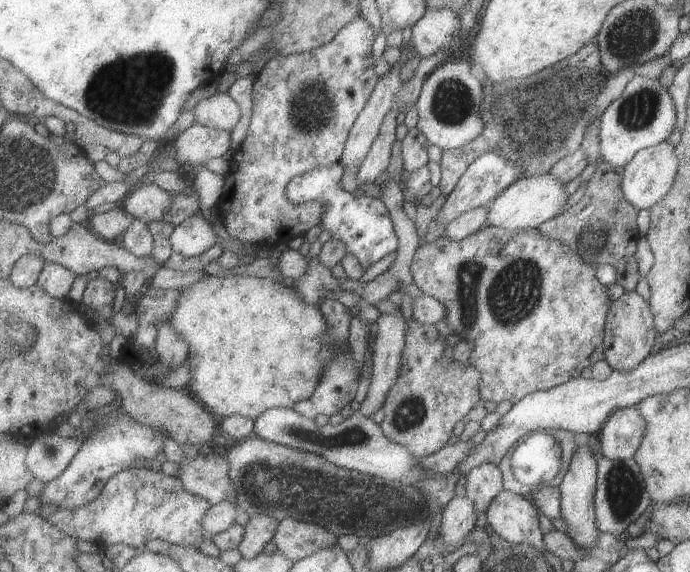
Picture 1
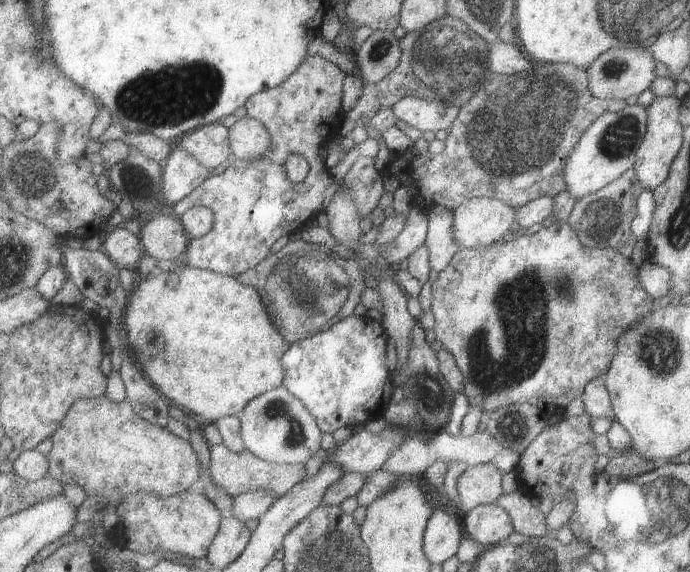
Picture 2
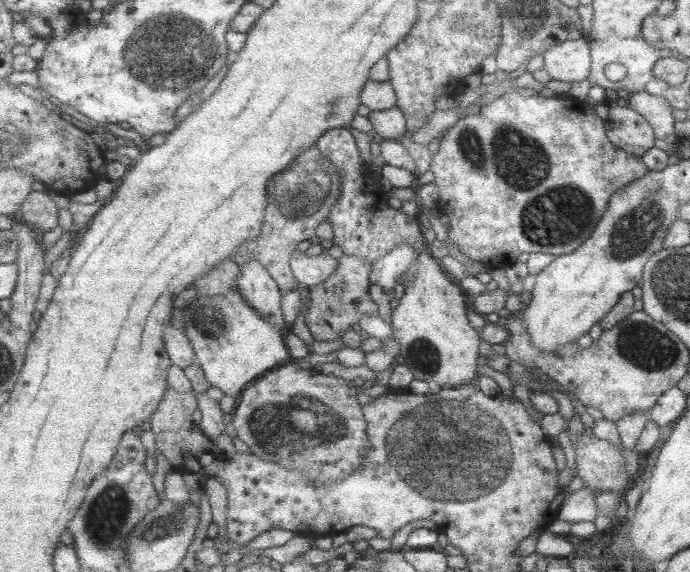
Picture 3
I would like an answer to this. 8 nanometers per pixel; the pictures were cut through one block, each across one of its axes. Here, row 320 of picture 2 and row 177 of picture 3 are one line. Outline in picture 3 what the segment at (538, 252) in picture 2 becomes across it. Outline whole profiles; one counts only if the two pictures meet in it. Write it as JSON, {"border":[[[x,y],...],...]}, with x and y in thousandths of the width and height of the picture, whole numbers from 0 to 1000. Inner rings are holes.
{"border":[[[748,152],[732,159],[712,180],[700,185],[699,194],[688,201],[678,199],[654,227],[648,229],[638,247],[636,259],[625,273],[625,299],[629,306],[629,322],[638,332],[638,355],[635,371],[645,372],[651,381],[649,420],[664,432],[665,439],[683,456],[700,456],[707,462],[712,451],[732,448],[735,460],[743,462],[749,449],[758,442],[787,441],[807,449],[813,444],[830,442],[835,434],[859,406],[871,372],[880,364],[883,343],[894,339],[903,325],[912,325],[912,318],[932,311],[939,295],[930,280],[919,271],[883,250],[875,227],[875,210],[867,206],[858,192],[849,189],[822,189],[809,170],[804,173],[783,168],[768,154]]]}

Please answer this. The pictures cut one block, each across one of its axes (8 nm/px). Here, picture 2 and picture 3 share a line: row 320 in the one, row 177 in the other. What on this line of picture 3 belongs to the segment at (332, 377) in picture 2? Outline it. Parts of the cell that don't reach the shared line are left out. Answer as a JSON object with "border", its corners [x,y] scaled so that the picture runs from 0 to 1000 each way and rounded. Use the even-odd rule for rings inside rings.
{"border":[[[504,224],[477,227],[465,238],[459,252],[471,274],[483,280],[486,292],[494,299],[494,313],[500,316],[494,332],[494,350],[488,353],[488,360],[483,360],[472,381],[472,386],[481,392],[483,425],[497,437],[499,446],[526,449],[543,462],[586,423],[594,427],[601,439],[622,437],[613,414],[614,404],[607,379],[593,378],[564,357],[565,336],[555,332],[555,325],[549,322],[551,315],[541,308],[535,292],[526,283],[523,262],[509,227]]]}

